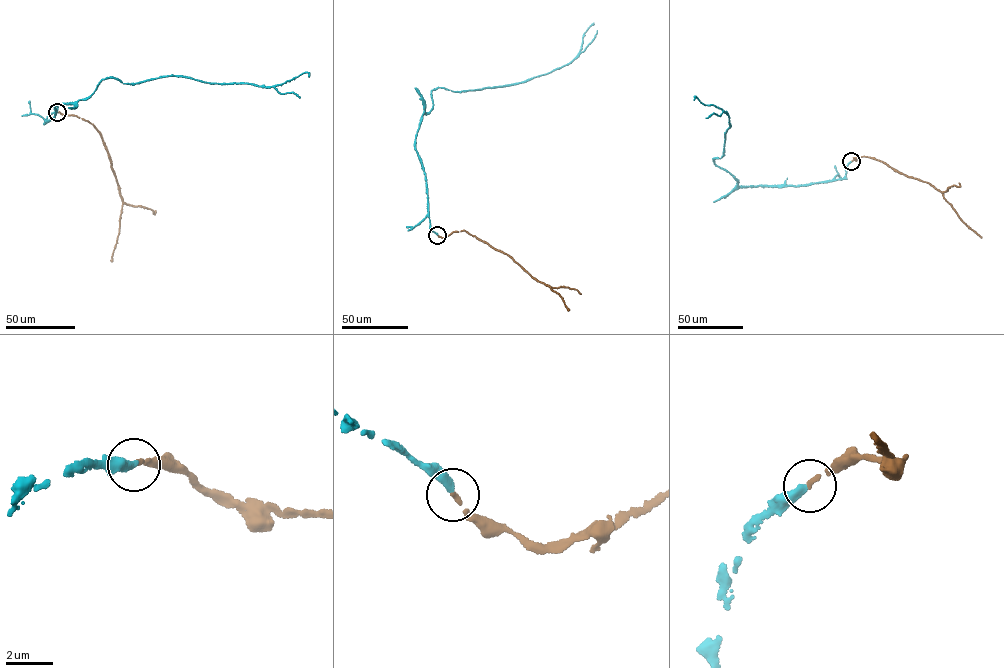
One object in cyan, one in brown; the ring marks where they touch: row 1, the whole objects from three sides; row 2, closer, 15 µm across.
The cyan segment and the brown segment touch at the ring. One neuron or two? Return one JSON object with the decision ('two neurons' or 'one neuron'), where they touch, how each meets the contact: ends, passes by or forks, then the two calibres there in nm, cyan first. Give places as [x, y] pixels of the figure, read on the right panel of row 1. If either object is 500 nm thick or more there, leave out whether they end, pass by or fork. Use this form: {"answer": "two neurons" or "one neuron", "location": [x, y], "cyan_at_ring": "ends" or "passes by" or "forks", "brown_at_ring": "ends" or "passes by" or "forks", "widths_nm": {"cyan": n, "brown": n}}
{"answer": "one neuron", "location": [851, 161], "cyan_at_ring": "ends", "brown_at_ring": "ends", "widths_nm": {"cyan": 340, "brown": 180}}

